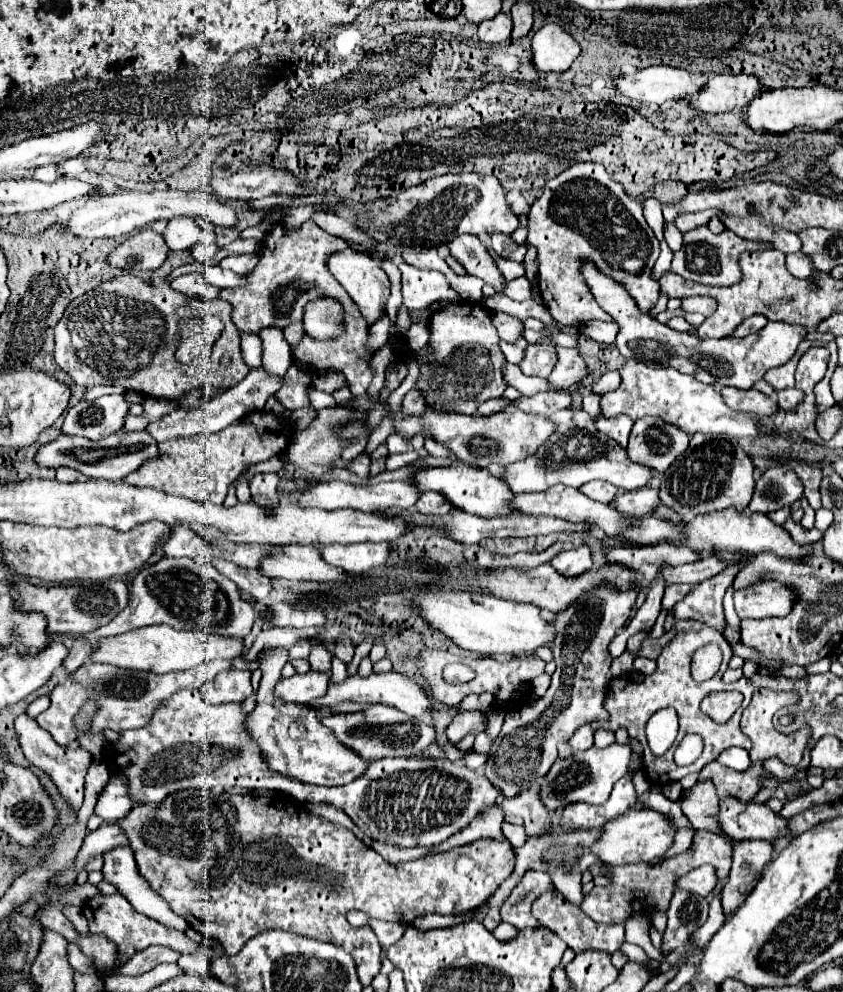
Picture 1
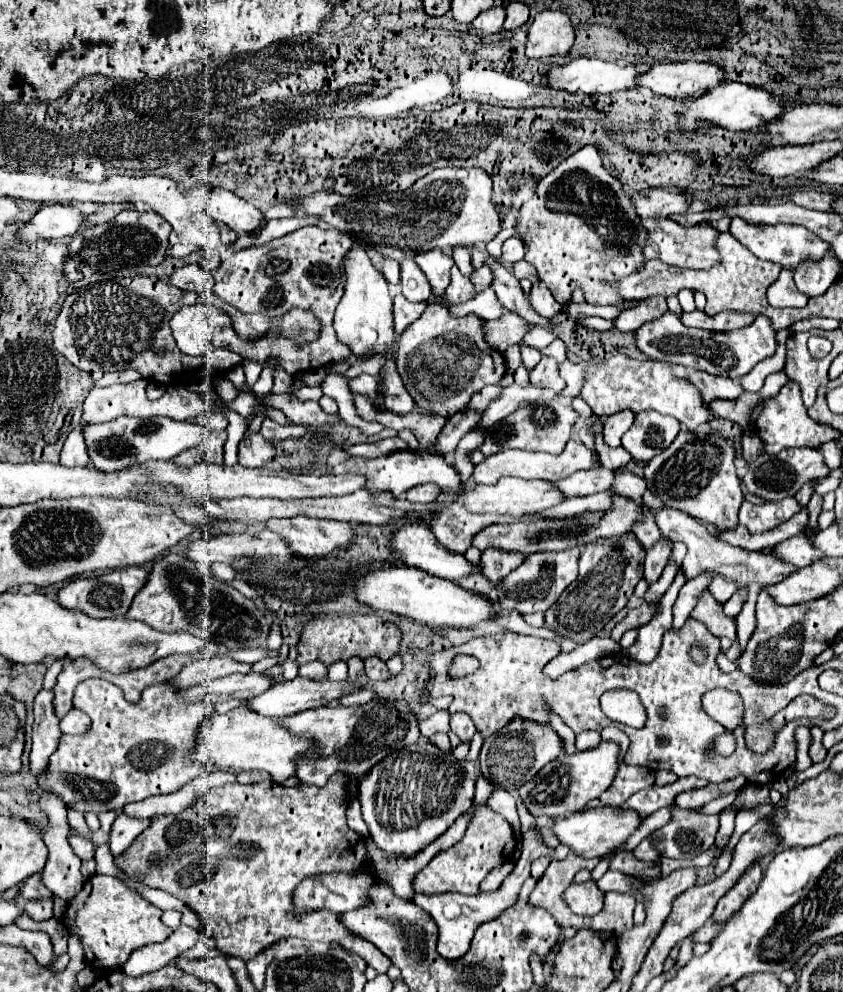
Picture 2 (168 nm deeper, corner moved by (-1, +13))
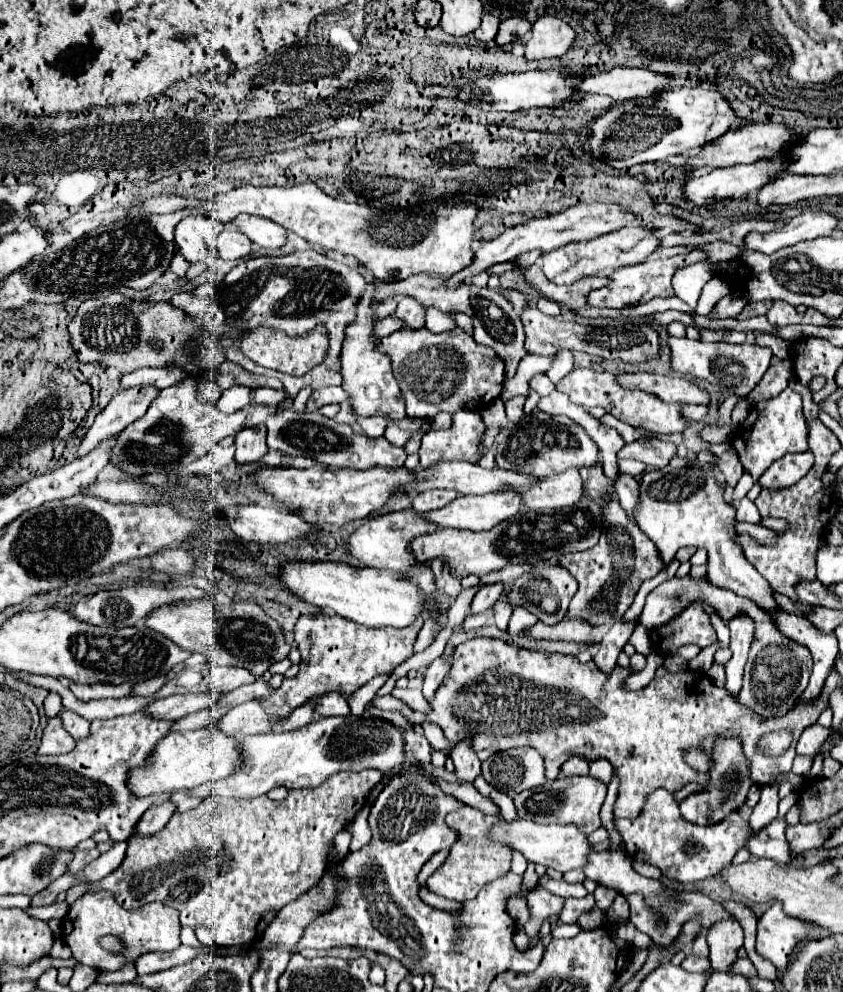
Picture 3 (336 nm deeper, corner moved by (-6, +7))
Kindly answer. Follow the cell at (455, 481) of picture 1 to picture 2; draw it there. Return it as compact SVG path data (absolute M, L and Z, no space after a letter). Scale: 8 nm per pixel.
M403 450L403 452L393 452L389 456L379 456L379 458L349 458L333 468L327 470L327 474L359 474L365 476L365 490L371 494L379 492L393 492L395 496L407 492L409 488L425 482L439 484L441 488L451 488L455 490L459 484L459 474L453 470L451 464L445 462L445 458L429 454L425 450Z

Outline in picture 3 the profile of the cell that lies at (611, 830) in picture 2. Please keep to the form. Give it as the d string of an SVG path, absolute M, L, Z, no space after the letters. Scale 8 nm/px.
M516 820L516 822L502 822L500 826L494 826L490 830L490 836L496 838L498 842L506 842L512 850L518 850L526 856L526 860L534 864L544 864L548 868L568 872L574 868L582 868L588 862L588 856L592 852L592 844L588 836L574 824L536 824L536 822L526 822L526 820Z

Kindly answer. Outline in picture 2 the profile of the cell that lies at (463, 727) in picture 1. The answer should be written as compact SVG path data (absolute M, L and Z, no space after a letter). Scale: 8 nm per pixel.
M453 714L451 716L451 732L455 732L461 742L471 742L477 728L467 714Z

